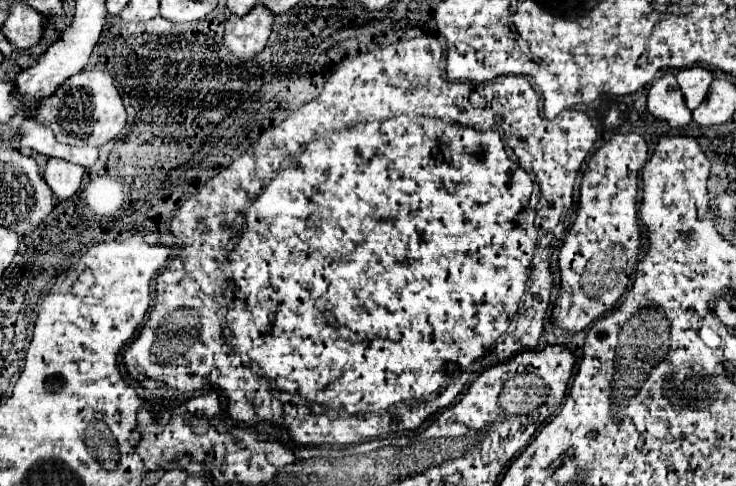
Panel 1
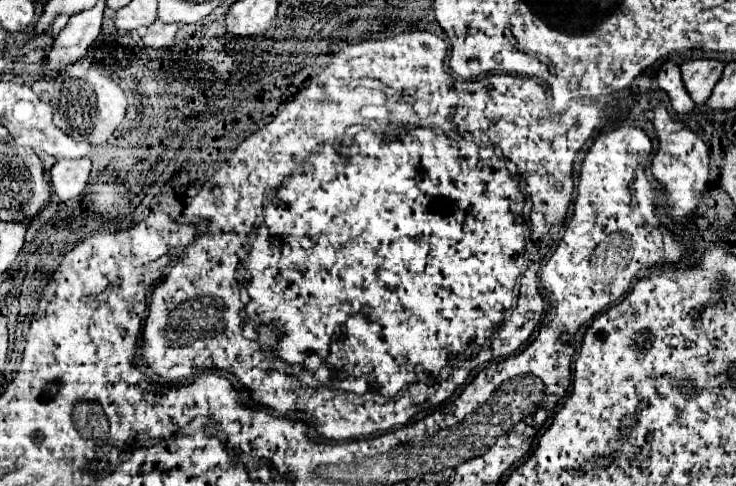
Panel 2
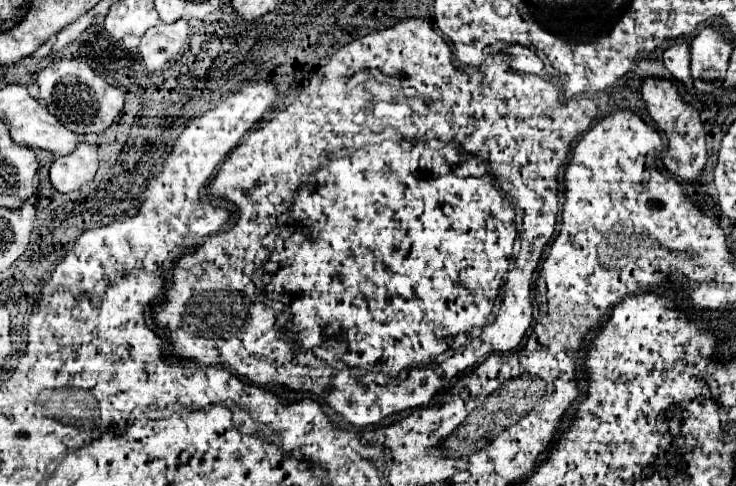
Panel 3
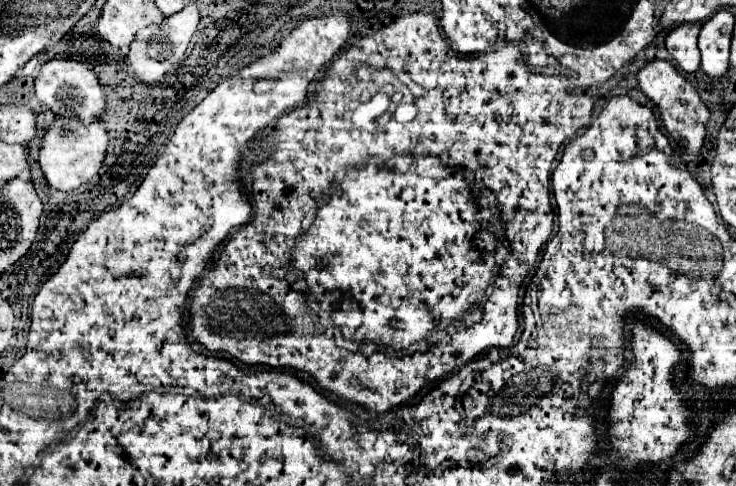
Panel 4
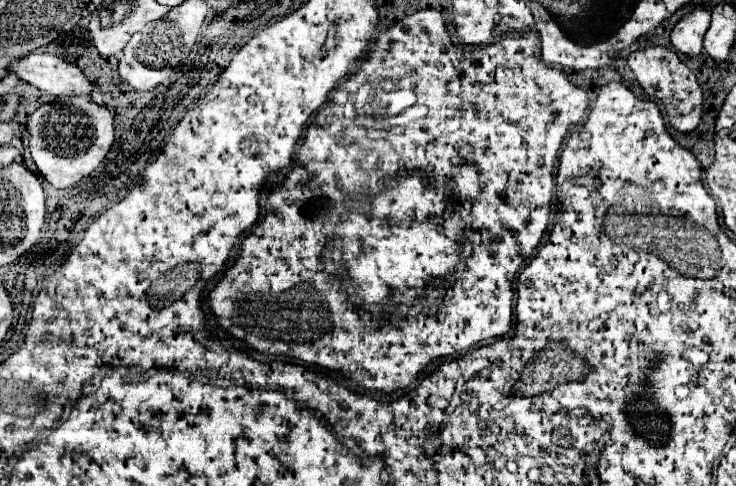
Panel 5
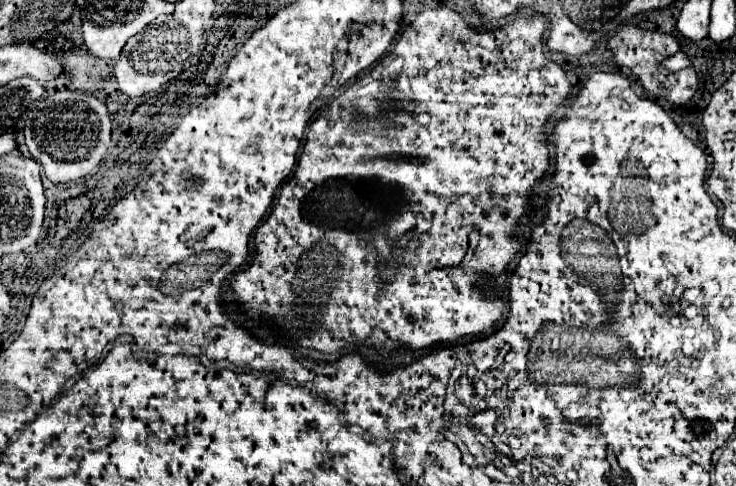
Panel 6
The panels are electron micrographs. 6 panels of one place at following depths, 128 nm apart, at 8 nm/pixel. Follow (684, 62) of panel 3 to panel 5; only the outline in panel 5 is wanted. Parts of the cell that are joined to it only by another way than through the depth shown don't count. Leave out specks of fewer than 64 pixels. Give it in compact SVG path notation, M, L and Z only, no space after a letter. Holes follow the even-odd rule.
M694 8L688 16L684 16L670 34L670 44L676 52L686 56L700 56L702 38L710 24L710 12L706 8Z

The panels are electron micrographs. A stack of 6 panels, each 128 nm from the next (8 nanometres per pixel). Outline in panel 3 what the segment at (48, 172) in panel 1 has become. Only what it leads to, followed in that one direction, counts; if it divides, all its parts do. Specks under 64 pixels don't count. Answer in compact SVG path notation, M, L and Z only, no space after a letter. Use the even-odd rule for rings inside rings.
M80 142L78 148L62 158L56 158L50 168L50 182L58 192L74 192L88 184L98 170L98 148Z

